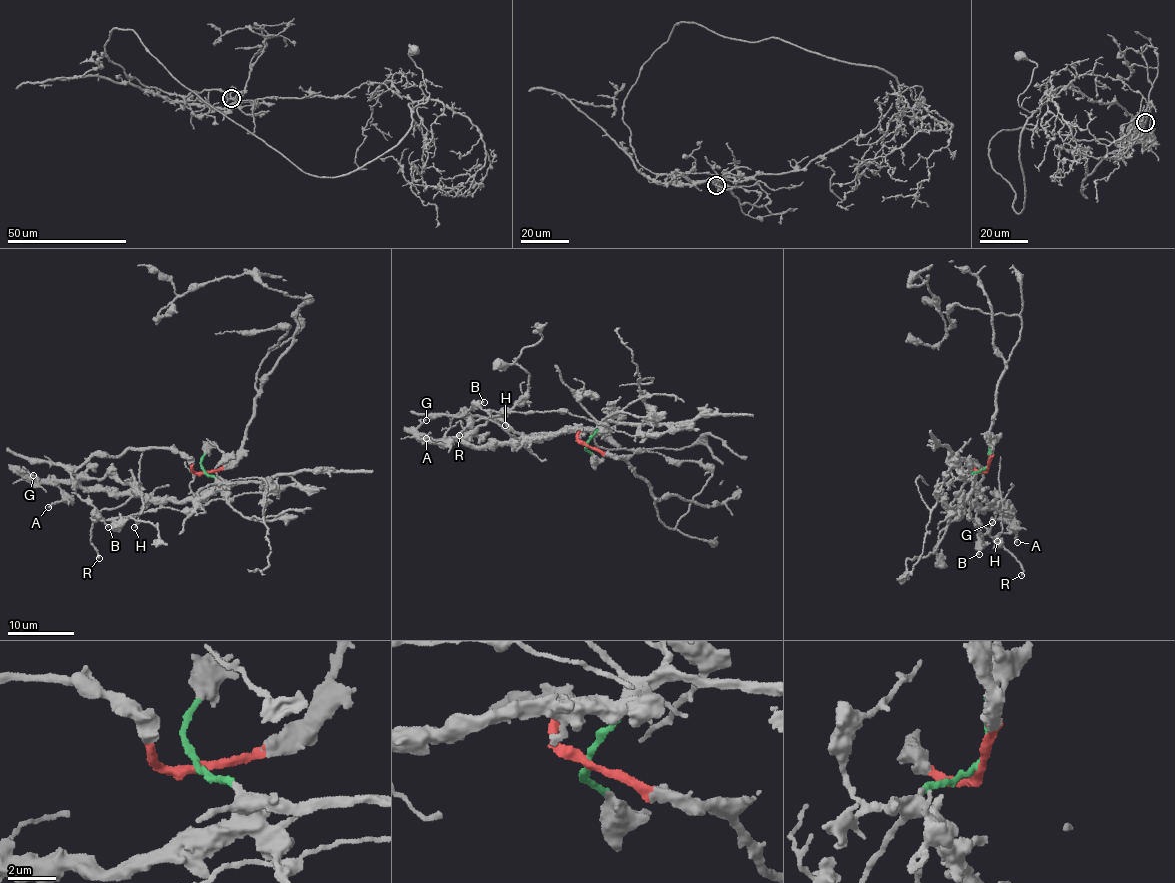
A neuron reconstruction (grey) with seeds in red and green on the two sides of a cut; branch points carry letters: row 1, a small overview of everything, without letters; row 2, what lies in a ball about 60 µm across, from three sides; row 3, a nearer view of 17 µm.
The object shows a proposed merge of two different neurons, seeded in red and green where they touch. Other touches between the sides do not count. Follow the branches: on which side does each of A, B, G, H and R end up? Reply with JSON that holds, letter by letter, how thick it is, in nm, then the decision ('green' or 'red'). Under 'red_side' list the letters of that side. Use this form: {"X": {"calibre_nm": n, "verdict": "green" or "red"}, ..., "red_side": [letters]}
{"A": {"calibre_nm": 200, "verdict": "green"}, "B": {"calibre_nm": 170, "verdict": "red"}, "G": {"calibre_nm": 170, "verdict": "green"}, "H": {"calibre_nm": 190, "verdict": "green"}, "R": {"calibre_nm": 220, "verdict": "green"}, "red_side": ["B"]}

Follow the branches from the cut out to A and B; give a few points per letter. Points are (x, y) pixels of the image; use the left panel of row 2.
A: (204, 471), (215, 486), (190, 497), (147, 502), (66, 482), (58, 485), (62, 498), (47, 507)
B: (204, 472), (194, 471), (169, 449), (90, 456), (71, 474), (72, 486), (108, 527)

